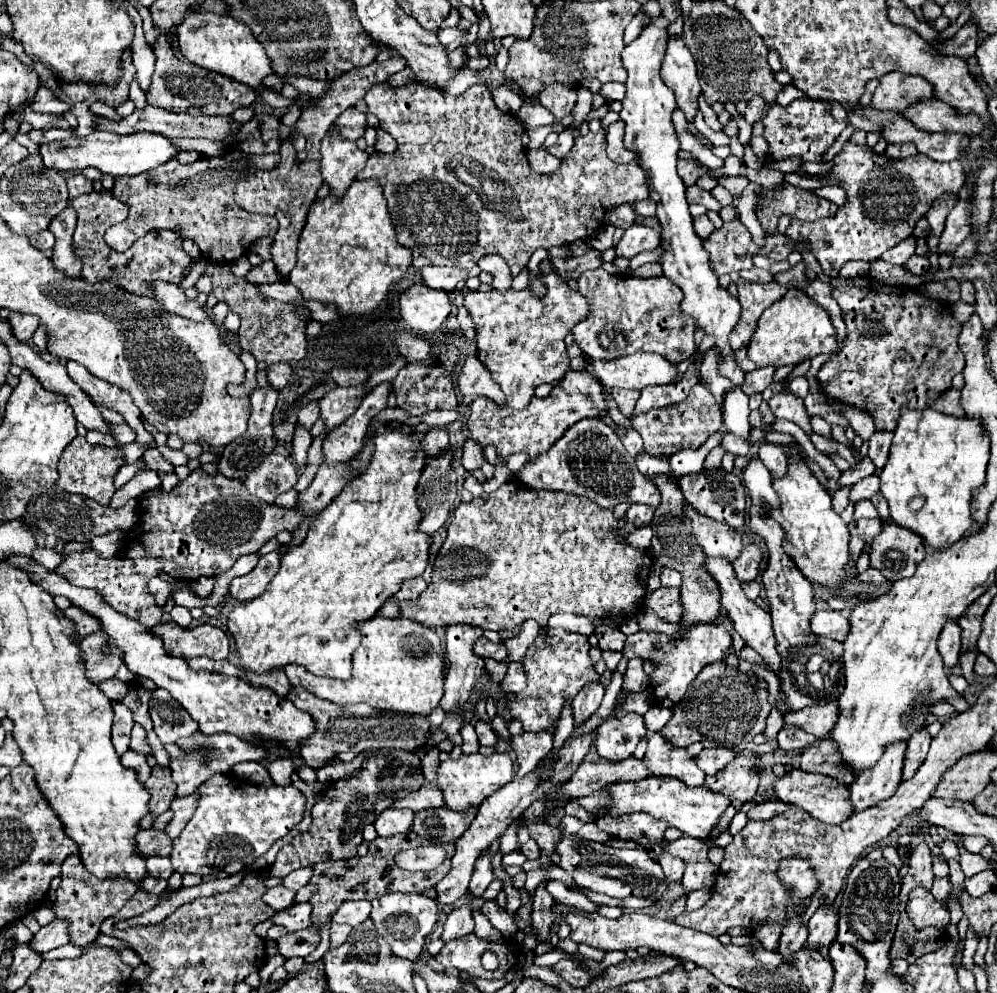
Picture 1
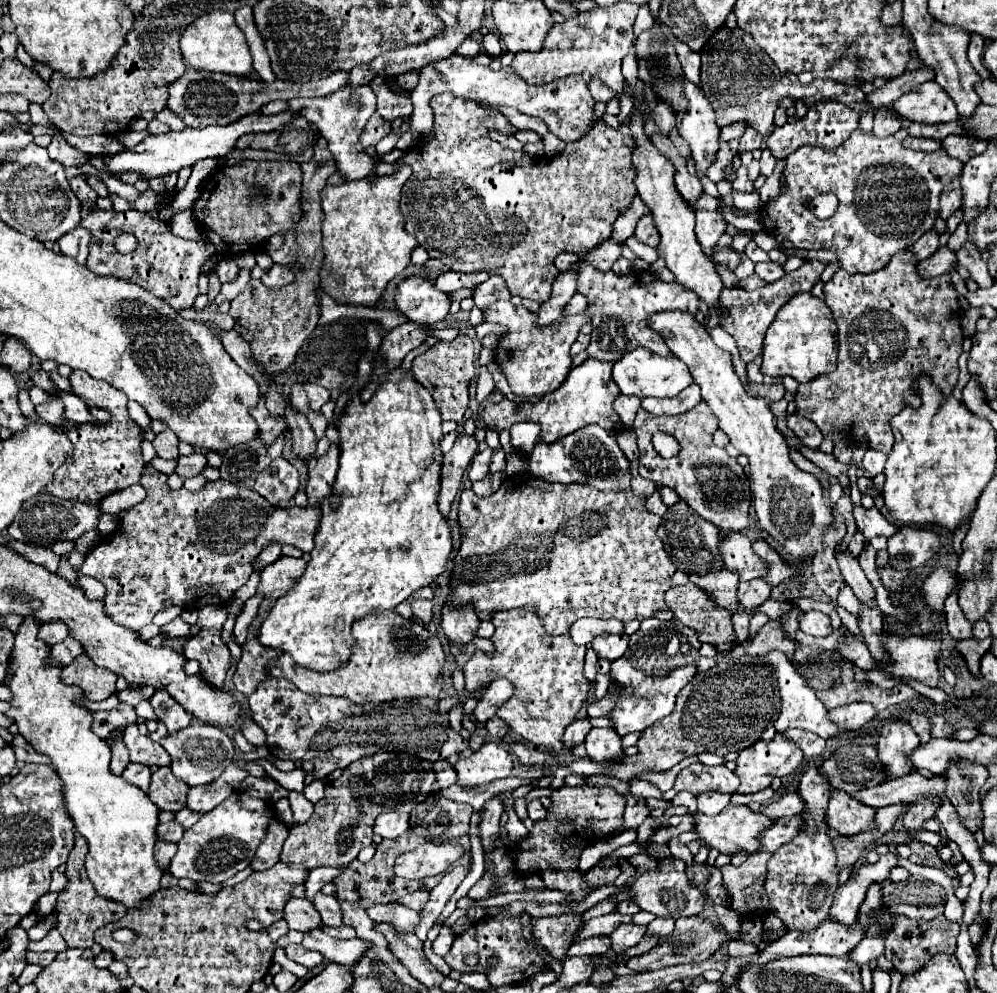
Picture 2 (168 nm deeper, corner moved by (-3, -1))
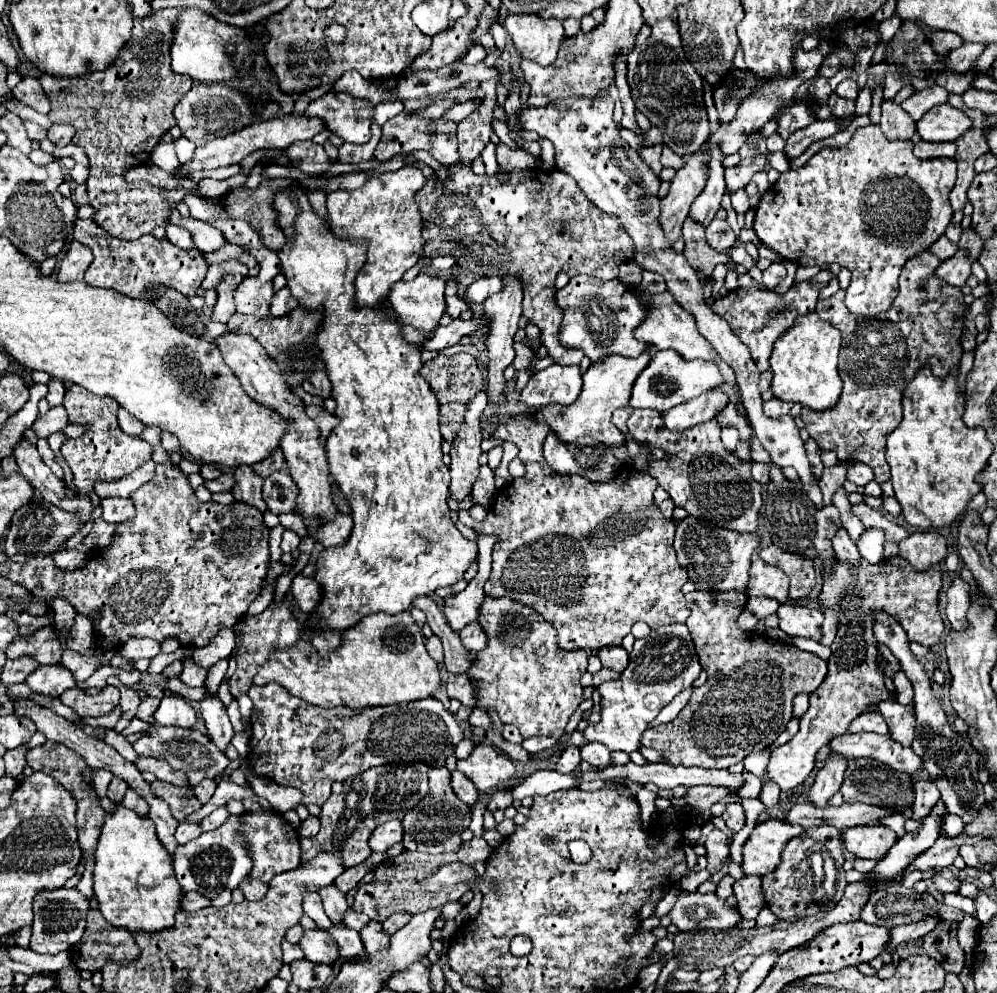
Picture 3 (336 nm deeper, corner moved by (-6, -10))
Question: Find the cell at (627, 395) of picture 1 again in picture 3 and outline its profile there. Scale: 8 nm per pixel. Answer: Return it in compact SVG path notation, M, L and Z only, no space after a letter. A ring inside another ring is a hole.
M624 406L624 408L616 410L614 416L612 416L612 424L614 424L622 434L628 432L628 428L626 428L626 420L628 420L630 414L632 414L632 408L630 408L630 406Z

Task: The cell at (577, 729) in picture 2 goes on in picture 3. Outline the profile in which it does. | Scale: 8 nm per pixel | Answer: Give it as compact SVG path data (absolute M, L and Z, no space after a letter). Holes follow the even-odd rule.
M566 748L566 750L560 754L558 762L556 762L556 772L560 772L560 774L570 774L580 762L582 762L582 760L580 760L580 748Z

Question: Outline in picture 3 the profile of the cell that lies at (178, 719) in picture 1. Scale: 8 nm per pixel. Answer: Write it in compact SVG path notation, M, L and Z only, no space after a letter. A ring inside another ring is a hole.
M164 696L156 714L158 724L164 726L180 726L180 728L192 728L196 722L196 712L190 702L178 696Z

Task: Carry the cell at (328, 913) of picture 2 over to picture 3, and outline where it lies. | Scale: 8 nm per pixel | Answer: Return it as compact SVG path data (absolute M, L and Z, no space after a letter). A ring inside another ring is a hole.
M304 892L302 896L302 908L304 908L304 914L310 916L318 928L332 928L334 924L330 922L330 918L324 914L324 908L322 908L322 900L316 892Z

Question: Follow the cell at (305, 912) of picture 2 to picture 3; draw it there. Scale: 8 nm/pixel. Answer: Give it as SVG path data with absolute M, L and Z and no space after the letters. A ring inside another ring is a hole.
M306 930L304 938L300 940L300 946L312 962L322 962L322 964L334 964L340 954L338 954L338 944L330 938L326 930Z

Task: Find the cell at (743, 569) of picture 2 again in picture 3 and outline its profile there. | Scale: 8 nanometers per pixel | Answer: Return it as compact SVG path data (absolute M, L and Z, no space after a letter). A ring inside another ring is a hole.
M758 554L752 558L750 566L750 582L746 588L748 596L768 596L776 598L778 602L788 600L788 576L776 568L768 566Z

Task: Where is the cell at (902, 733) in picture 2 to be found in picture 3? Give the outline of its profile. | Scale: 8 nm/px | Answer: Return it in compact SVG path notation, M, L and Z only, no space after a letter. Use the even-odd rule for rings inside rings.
M886 700L878 704L880 714L884 716L886 724L890 726L890 736L898 740L900 744L910 744L914 740L914 710L908 706L902 706L896 700Z

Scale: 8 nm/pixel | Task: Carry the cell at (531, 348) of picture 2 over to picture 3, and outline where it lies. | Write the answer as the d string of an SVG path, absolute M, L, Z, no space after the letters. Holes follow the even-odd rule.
M548 366L530 376L522 400L528 406L544 408L548 404L572 404L582 392L582 372L578 366Z

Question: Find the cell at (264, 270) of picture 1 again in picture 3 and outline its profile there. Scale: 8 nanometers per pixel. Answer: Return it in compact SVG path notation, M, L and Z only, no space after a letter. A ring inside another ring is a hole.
M288 288L276 290L274 298L272 298L272 306L270 306L270 316L274 316L274 318L288 316L296 306L298 306L298 302L292 298Z

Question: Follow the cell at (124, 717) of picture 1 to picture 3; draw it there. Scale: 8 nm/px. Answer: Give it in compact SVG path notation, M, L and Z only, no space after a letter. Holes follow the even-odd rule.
M112 778L112 782L110 782L110 786L108 786L108 798L112 800L112 802L122 802L122 798L124 798L124 794L126 794L126 790L128 790L128 786L124 786L124 782L118 782L118 778Z

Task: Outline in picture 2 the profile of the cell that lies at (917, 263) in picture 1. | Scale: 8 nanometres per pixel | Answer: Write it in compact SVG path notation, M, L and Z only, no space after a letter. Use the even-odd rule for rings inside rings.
M949 247L939 249L935 255L931 255L929 259L923 259L917 263L917 273L925 279L931 277L939 277L943 273L947 273L951 269L951 265L955 263L955 253Z

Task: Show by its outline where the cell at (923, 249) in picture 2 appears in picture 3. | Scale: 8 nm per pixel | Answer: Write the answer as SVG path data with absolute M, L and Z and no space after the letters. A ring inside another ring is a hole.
M946 236L938 238L938 240L930 246L930 252L932 252L932 254L936 254L940 260L950 258L952 254L956 254L956 250L958 250L958 244L952 244Z

